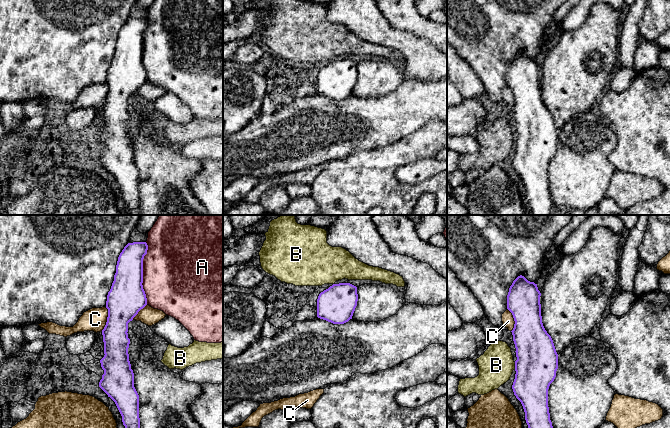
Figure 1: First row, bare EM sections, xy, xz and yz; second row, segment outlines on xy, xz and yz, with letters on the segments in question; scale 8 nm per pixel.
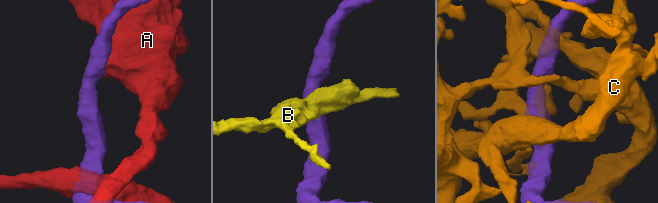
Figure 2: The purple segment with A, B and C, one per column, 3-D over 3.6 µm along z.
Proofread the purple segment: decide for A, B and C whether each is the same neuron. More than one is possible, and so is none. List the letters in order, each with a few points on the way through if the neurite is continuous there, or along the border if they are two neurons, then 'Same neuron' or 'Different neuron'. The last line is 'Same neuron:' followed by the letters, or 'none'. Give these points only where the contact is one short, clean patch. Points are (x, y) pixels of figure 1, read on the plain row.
A: Different neuron
B: Boundary: yz (514, 138), (515, 144). Different neuron
C: Boundary: xy (106, 83), (107, 97), (101, 107). Different neuron
Same neuron: none

